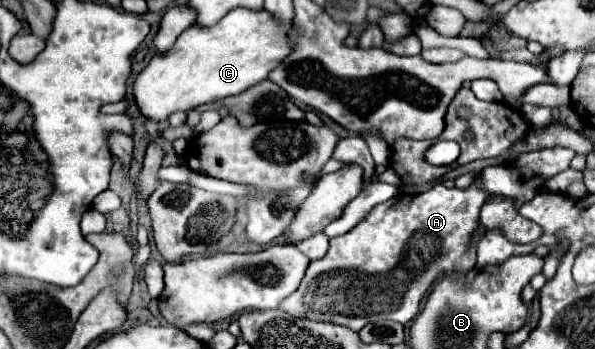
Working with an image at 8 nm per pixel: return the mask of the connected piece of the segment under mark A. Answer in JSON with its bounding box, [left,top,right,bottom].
[281,147,575,331]

